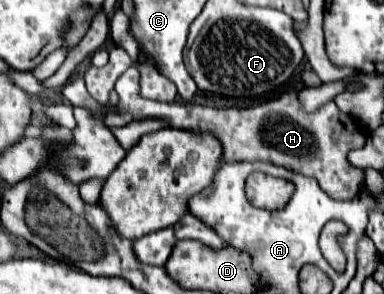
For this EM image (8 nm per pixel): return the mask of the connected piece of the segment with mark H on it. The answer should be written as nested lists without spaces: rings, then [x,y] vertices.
[[[129,55],[133,57],[133,65],[121,75],[115,84],[115,91],[118,93],[119,105],[117,111],[113,113],[103,113],[105,125],[107,127],[123,127],[133,119],[163,119],[167,121],[167,125],[173,129],[185,129],[185,131],[195,131],[195,133],[209,133],[213,137],[217,137],[217,141],[221,141],[221,149],[223,149],[223,161],[267,161],[273,165],[281,165],[293,173],[305,175],[305,177],[313,177],[319,187],[331,197],[331,199],[353,199],[365,181],[365,169],[353,167],[347,161],[347,153],[351,149],[359,149],[365,145],[367,135],[363,129],[359,129],[351,117],[341,115],[341,111],[337,109],[335,101],[329,101],[325,105],[321,105],[321,109],[313,111],[313,113],[305,113],[301,109],[299,103],[299,95],[287,95],[285,99],[281,99],[281,103],[273,105],[273,111],[253,111],[253,107],[249,109],[213,109],[213,107],[203,107],[203,105],[193,105],[193,103],[159,103],[159,101],[149,101],[145,97],[141,97],[139,91],[139,73],[137,73],[137,65],[139,65],[139,55]]]

